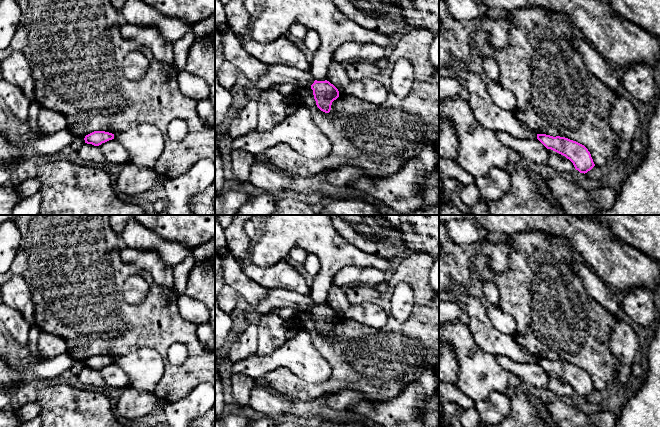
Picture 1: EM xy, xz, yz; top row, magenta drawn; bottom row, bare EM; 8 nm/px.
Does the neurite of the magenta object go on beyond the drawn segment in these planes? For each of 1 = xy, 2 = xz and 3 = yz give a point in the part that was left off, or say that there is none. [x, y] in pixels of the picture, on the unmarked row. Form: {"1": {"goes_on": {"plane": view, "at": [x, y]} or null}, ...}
{"1": {"goes_on": null}, "2": {"goes_on": null}, "3": {"goes_on": null}}

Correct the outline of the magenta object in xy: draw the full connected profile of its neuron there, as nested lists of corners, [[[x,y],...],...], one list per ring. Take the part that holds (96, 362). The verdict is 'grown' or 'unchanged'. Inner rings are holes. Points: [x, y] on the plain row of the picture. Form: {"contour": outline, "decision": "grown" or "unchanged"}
{"contour": [[[94,355],[85,360],[84,364],[87,368],[99,370],[109,364],[114,363],[114,358],[105,355]]], "decision": "unchanged"}

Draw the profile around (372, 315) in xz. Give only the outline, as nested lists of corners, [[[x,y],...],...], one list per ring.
[[[334,283],[329,289],[326,304],[340,317],[350,318],[369,327],[381,328],[387,322],[388,314],[382,307],[376,304],[350,304],[342,287]]]

